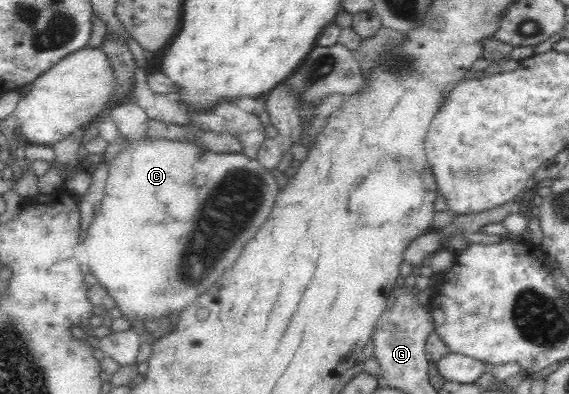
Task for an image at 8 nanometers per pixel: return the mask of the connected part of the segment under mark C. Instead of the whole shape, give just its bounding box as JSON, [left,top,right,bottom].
[83,102,280,324]

